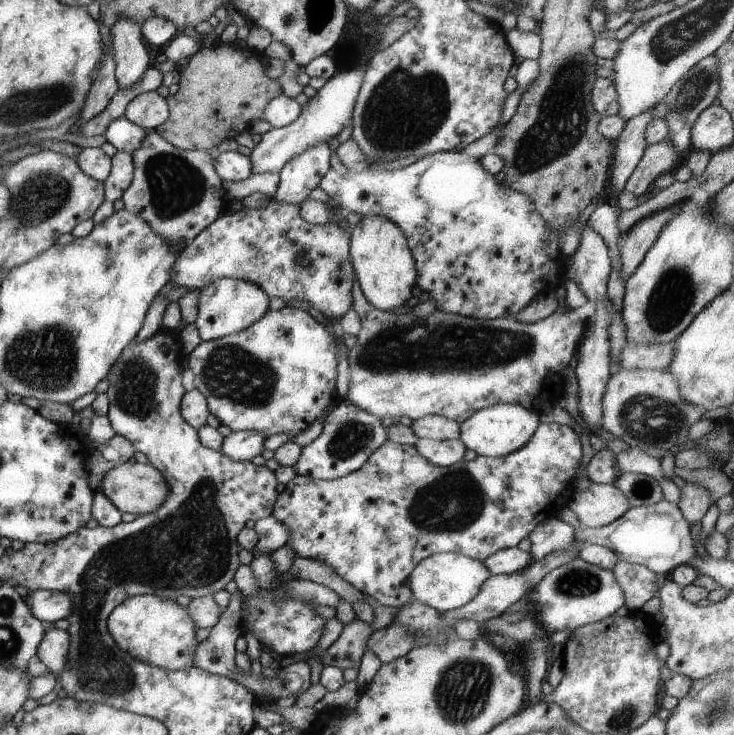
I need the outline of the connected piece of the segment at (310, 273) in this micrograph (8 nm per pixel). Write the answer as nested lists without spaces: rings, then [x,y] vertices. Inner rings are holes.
[[[269,199],[264,208],[241,208],[232,215],[221,212],[179,251],[169,271],[168,282],[177,287],[200,289],[221,277],[243,279],[260,286],[269,296],[282,298],[284,302],[296,298],[303,300],[329,322],[332,318],[339,320],[353,302],[351,287],[354,270],[348,253],[350,231],[341,230],[332,222],[322,225],[309,224],[299,216],[298,208],[298,205],[278,203]]]

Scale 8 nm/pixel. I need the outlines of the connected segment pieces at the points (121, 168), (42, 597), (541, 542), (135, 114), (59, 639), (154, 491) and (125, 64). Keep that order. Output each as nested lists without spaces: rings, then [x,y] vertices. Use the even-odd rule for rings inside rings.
[[[117,151],[110,158],[110,171],[102,182],[104,186],[104,200],[113,202],[121,199],[123,192],[129,186],[133,174],[132,156],[125,151]]]
[[[39,589],[23,599],[30,613],[41,622],[54,623],[70,615],[72,598],[67,593]]]
[[[555,517],[545,519],[526,536],[530,540],[533,560],[554,550],[566,549],[574,538],[574,528]]]
[[[156,91],[139,93],[131,102],[127,103],[123,116],[133,124],[148,131],[152,131],[161,124],[168,115],[168,106],[165,97]]]
[[[47,628],[36,648],[37,658],[56,678],[65,666],[66,658],[68,657],[68,644],[69,635],[67,631]]]
[[[125,461],[108,470],[102,478],[100,490],[120,513],[131,512],[135,516],[153,512],[168,494],[168,486],[162,474],[149,462],[141,464],[137,461]]]
[[[117,17],[110,28],[114,75],[121,88],[139,80],[149,64],[147,50],[141,42],[140,24],[127,17]]]

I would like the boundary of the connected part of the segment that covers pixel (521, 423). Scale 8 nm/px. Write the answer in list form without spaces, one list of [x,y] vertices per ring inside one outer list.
[[[497,403],[483,407],[469,415],[459,425],[459,440],[466,449],[484,457],[500,457],[521,448],[535,432],[539,418],[537,413],[515,403]]]

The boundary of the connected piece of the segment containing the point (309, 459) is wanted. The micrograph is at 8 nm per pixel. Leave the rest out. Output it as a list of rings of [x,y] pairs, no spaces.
[[[339,401],[324,416],[318,435],[300,450],[292,469],[296,475],[310,479],[338,479],[357,470],[386,440],[386,428],[381,426],[380,418],[358,409],[347,401]]]

